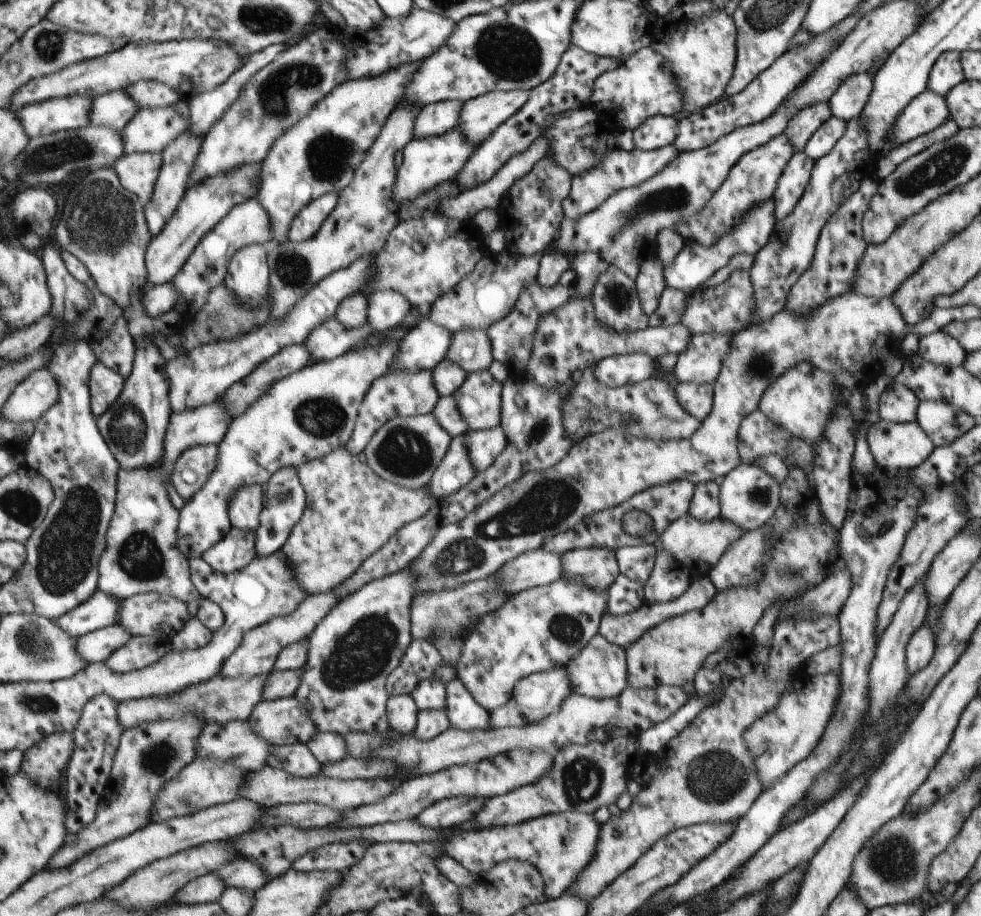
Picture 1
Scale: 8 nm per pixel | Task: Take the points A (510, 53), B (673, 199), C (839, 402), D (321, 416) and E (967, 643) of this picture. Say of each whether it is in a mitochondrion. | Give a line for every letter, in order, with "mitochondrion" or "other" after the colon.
A: mitochondrion
B: mitochondrion
C: other
D: mitochondrion
E: other

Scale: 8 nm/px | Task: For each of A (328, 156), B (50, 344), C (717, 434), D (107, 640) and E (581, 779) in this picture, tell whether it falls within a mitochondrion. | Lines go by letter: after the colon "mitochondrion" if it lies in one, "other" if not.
A: mitochondrion
B: other
C: other
D: other
E: mitochondrion

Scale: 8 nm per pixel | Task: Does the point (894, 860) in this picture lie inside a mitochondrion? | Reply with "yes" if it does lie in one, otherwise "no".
yes

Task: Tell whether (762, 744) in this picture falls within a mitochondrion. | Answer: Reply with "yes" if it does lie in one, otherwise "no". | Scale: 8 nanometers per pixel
yes

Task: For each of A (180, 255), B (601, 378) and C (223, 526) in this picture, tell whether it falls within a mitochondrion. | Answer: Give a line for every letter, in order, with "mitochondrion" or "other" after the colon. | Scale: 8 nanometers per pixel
A: other
B: other
C: other

